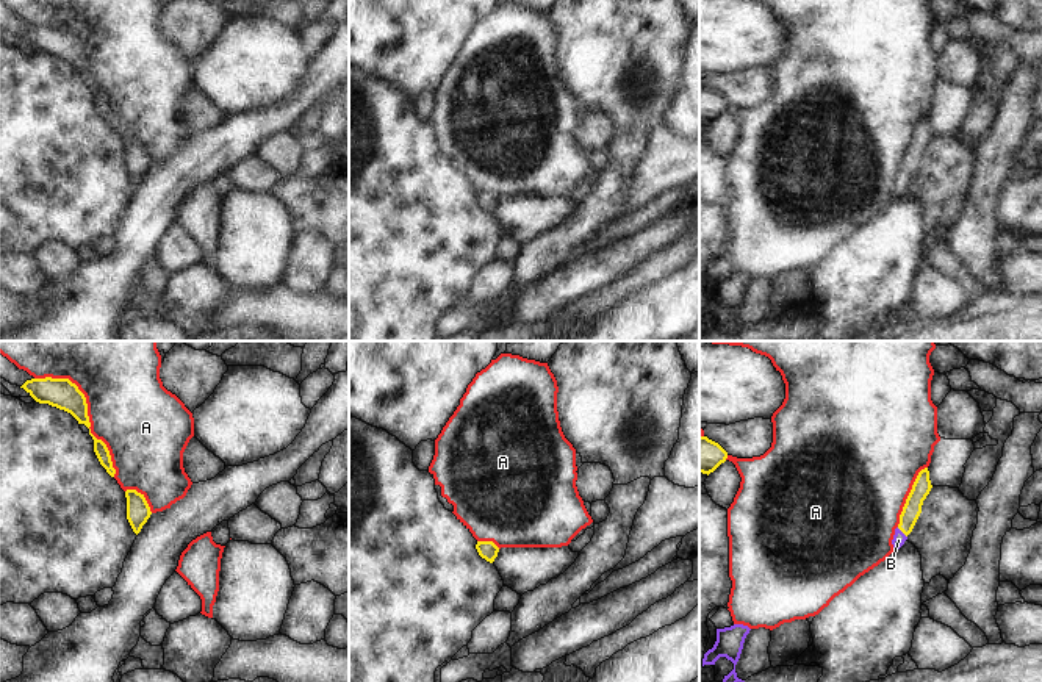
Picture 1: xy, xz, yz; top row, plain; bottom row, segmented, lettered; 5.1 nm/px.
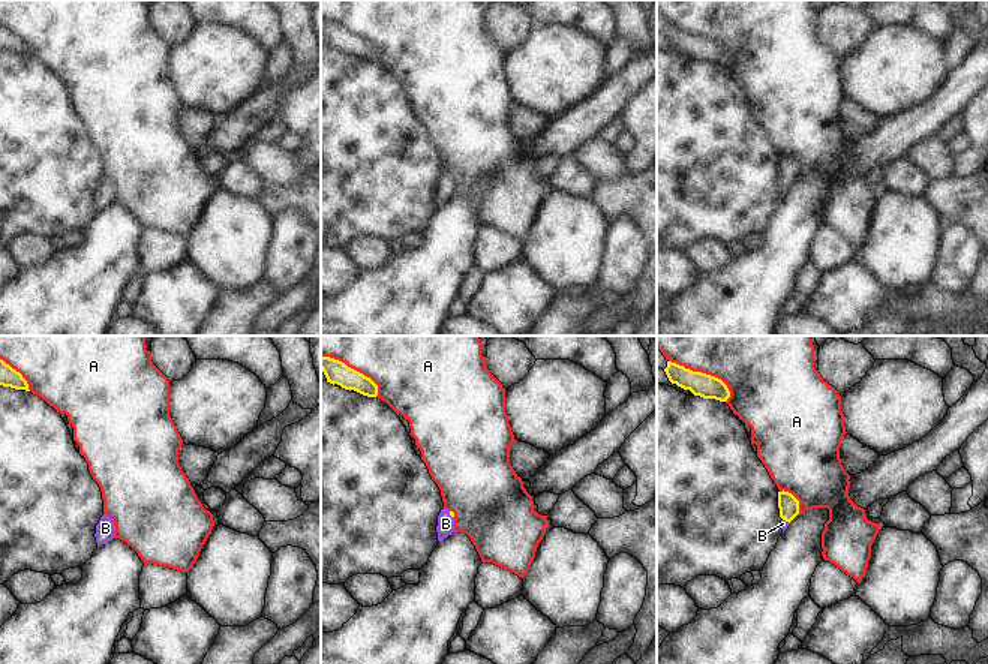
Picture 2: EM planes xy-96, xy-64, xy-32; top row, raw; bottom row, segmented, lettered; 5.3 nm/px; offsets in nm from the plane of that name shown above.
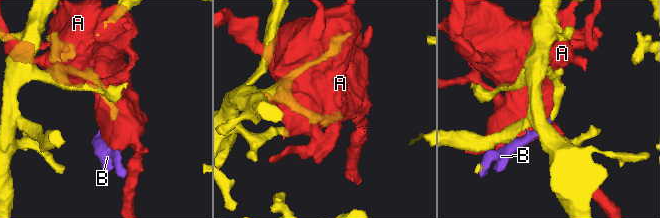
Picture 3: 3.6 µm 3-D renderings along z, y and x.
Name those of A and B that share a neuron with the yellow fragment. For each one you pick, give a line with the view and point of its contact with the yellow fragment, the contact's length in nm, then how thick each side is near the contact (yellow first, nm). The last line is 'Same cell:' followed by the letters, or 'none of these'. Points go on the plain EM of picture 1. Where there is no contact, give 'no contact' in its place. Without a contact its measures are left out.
B: yz (901, 180) | 80 nm | 90/70 nm
Same cell: B

